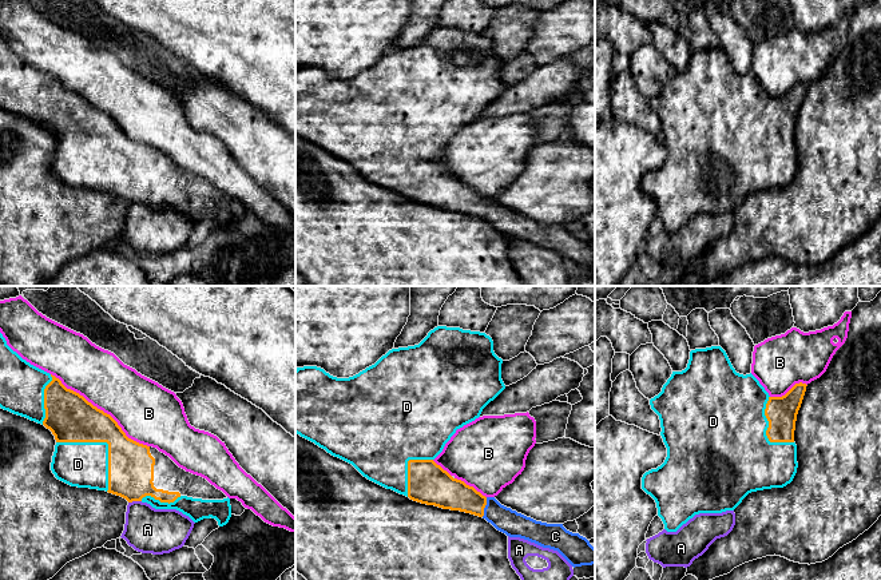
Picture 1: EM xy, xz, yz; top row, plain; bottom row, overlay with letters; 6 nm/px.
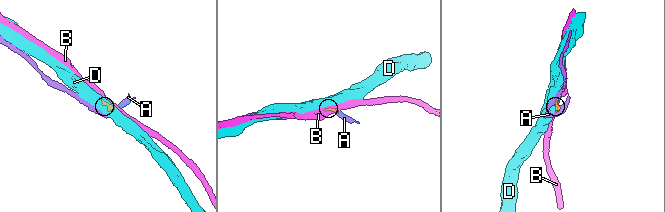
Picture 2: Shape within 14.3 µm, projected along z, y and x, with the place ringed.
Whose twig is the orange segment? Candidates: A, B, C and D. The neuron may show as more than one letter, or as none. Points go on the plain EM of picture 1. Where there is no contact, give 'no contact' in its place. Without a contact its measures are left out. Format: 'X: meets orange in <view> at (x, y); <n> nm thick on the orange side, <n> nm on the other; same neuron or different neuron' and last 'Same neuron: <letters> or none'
A: meets orange in xy at (134, 201); 280 nm thick on the orange side, 280 nm on the other; different neuron
B: meets orange in xy at (102, 111); 280 nm thick on the orange side, 360 nm on the other; different neuron
C: meets orange in xz at (484, 207); 200 nm thick on the orange side, 150 nm on the other; same neuron
D: meets orange in xy at (104, 142); 280 nm thick on the orange side, 280 nm on the other; same neuron
Same neuron: C, D

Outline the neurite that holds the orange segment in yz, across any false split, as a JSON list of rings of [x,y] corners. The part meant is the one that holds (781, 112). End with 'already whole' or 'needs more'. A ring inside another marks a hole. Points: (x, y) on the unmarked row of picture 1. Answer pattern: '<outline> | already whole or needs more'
[[[721,47],[690,52],[687,68],[672,72],[662,92],[650,100],[660,120],[667,158],[660,167],[643,175],[642,190],[655,200],[667,233],[676,233],[699,214],[734,211],[751,192],[783,188],[793,182],[798,168],[794,131],[806,87],[799,83],[785,96],[770,98],[751,74],[743,76],[735,72]]] | needs more

